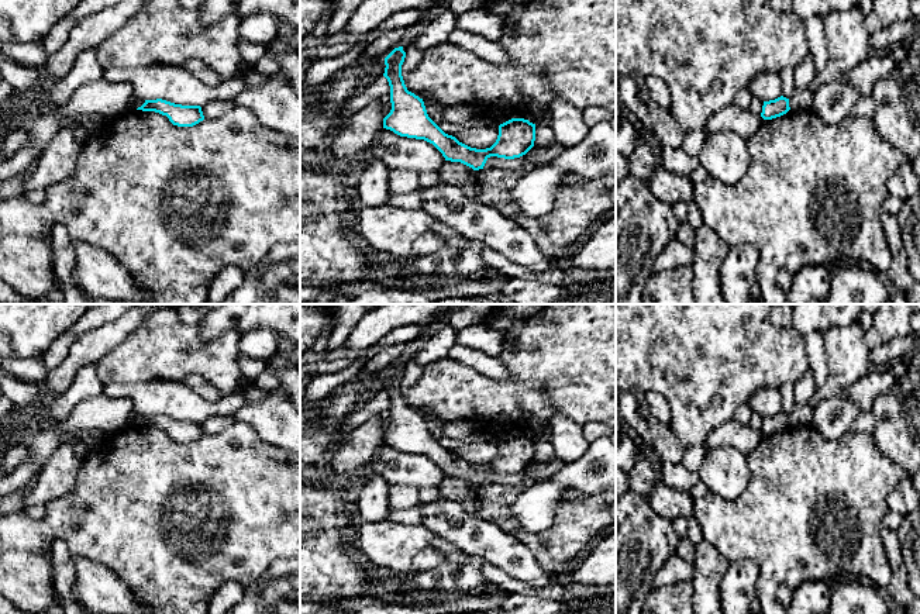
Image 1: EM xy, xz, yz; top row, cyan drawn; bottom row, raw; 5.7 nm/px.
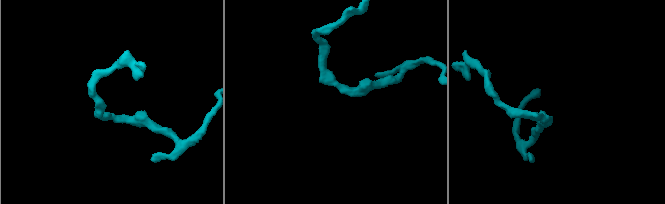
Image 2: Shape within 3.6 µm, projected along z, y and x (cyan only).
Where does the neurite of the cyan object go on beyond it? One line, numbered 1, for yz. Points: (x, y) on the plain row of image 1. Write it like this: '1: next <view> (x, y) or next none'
1: next none

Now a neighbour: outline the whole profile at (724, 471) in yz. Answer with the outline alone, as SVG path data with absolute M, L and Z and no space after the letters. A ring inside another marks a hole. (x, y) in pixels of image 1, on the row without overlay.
M733 446L709 449L697 470L700 482L724 500L744 493L751 480L747 455Z

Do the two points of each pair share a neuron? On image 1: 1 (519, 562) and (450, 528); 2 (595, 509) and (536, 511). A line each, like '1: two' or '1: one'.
1: one
2: two

